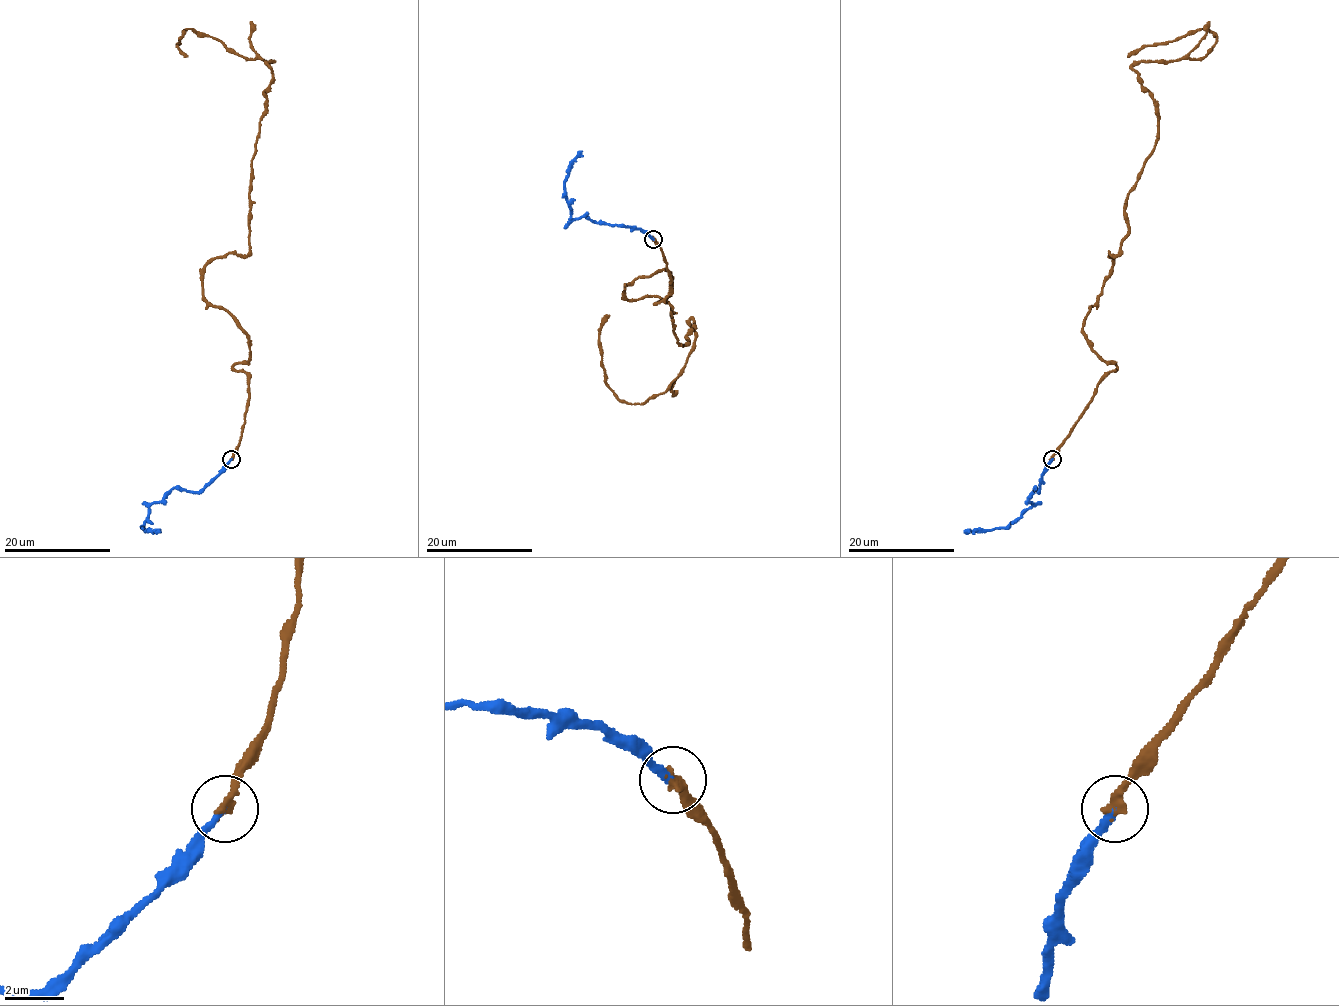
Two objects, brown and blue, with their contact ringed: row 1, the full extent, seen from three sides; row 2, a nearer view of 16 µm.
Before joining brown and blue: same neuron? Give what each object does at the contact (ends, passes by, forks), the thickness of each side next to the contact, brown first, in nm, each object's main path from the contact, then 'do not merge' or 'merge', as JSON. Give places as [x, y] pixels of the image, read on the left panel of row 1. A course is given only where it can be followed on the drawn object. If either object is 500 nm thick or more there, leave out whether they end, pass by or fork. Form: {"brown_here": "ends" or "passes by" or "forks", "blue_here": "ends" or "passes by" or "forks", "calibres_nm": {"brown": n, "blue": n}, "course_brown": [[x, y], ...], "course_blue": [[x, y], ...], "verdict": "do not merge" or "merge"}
{"brown_here": "ends", "blue_here": "ends", "calibres_nm": {"brown": 280, "blue": 240}, "course_brown": [[231, 459], [250, 341], [202, 274], [249, 254], [273, 62], [193, 28], [185, 56]], "course_blue": [[231, 459], [198, 492], [173, 488], [149, 507], [149, 516], [142, 528], [160, 532]], "verdict": "do not merge"}

